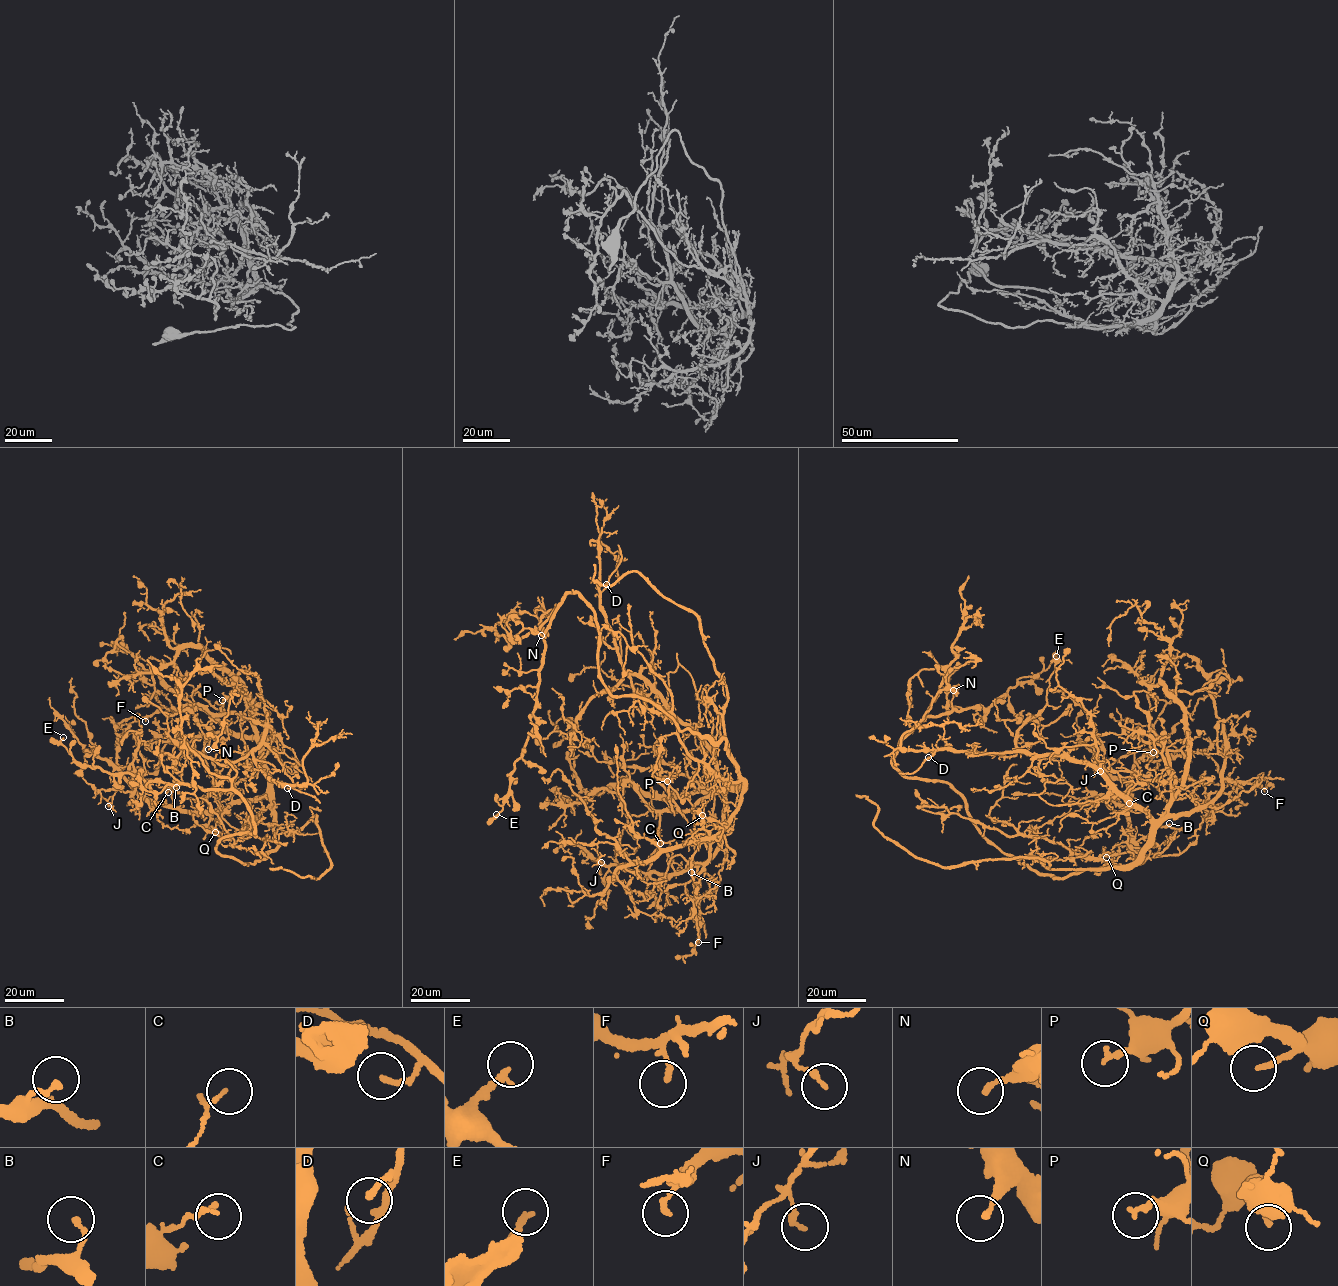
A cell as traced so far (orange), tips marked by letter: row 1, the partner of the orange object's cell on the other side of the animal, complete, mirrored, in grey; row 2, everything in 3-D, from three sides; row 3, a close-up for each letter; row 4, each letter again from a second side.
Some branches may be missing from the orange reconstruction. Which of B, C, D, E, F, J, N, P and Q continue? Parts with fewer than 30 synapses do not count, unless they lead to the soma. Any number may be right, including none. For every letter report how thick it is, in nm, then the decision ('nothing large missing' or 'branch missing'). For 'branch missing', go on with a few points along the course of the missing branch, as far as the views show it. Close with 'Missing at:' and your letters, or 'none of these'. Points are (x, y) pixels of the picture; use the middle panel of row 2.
B: 160 nm thick; nothing large missing
C: 70 nm thick; nothing large missing
D: 160 nm thick; nothing large missing
E: 190 nm thick; nothing large missing
F: 110 nm thick; nothing large missing
J: 170 nm thick; nothing large missing
N: 180 nm thick; nothing large missing
P: 180 nm thick; nothing large missing
Q: 190 nm thick; branch missing; missing branch runs (702, 815), (695, 812), (689, 820)
Missing at: Q

